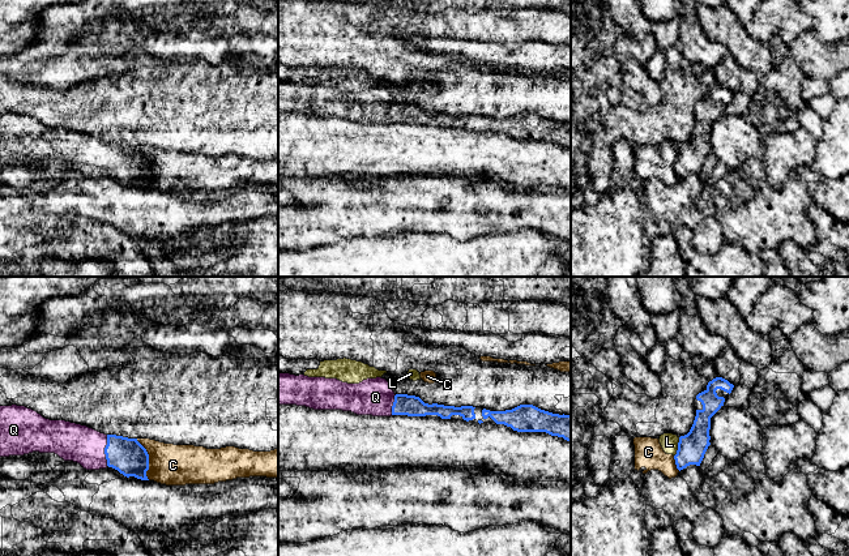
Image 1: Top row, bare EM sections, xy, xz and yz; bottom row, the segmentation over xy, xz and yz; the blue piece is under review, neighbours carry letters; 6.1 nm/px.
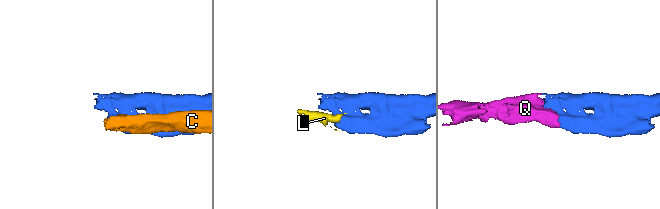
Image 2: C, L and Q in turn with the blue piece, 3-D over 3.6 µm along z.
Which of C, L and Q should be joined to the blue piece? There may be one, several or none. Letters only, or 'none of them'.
Q

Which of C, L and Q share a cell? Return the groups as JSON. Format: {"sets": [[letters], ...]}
{"sets": [["C", "L"], ["Q"]]}

